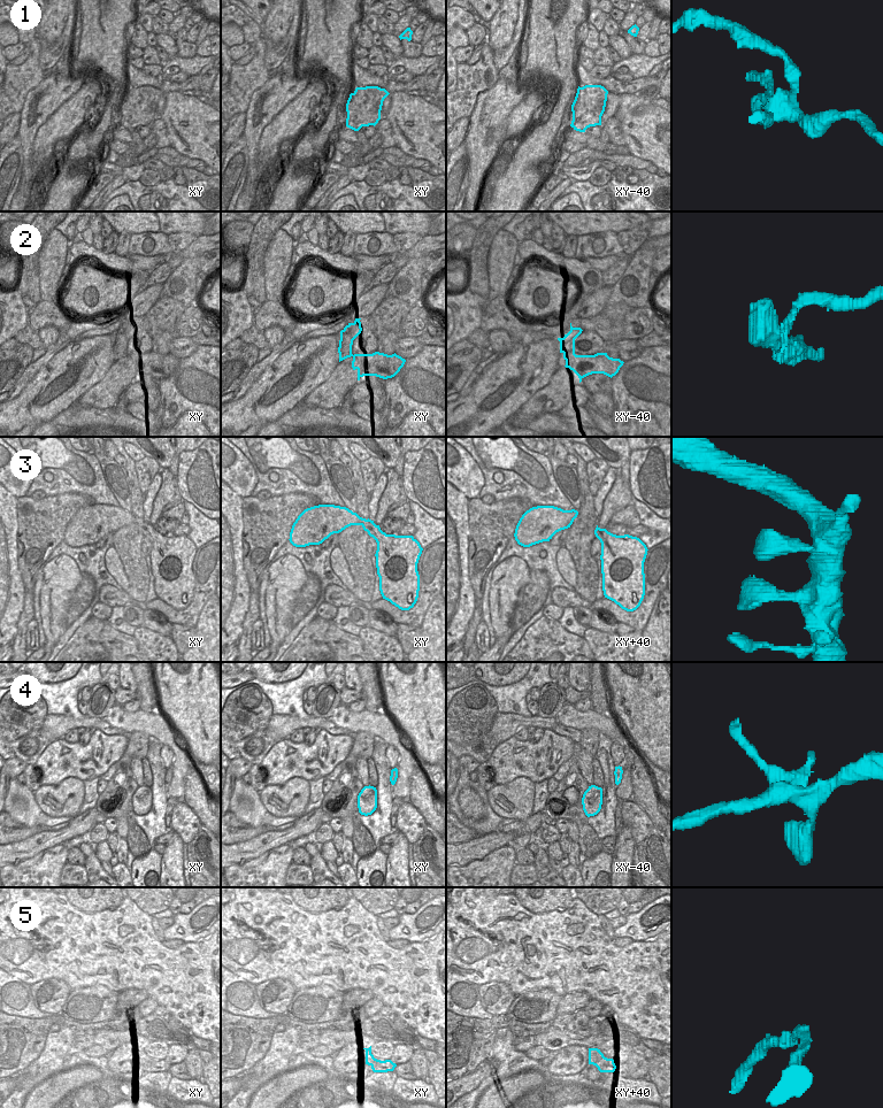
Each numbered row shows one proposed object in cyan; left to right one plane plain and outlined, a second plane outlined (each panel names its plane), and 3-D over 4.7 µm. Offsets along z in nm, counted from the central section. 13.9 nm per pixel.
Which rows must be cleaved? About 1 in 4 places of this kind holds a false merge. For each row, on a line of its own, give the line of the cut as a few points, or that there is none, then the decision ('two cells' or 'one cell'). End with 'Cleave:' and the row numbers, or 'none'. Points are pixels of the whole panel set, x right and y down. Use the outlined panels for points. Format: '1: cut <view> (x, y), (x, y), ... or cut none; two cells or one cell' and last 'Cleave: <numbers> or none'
1: cut xy (350, 94), (355, 102), (354, 107); two cells
2: cut xy (344, 329), (354, 338); two cells
3: cut none; one cell
4: cut none; one cell
5: cut none; one cell
Cleave: 1, 2

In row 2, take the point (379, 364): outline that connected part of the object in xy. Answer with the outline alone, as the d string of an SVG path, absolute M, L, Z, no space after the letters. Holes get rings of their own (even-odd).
M345 330L340 331L339 340L339 362L353 357L352 368L358 370L358 380L363 376L376 376L383 379L394 377L404 367L406 360L396 353L387 355L375 352L373 354L352 354L354 338Z

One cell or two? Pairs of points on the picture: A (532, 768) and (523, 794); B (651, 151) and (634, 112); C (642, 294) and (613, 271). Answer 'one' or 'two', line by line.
A: two
B: one
C: two

